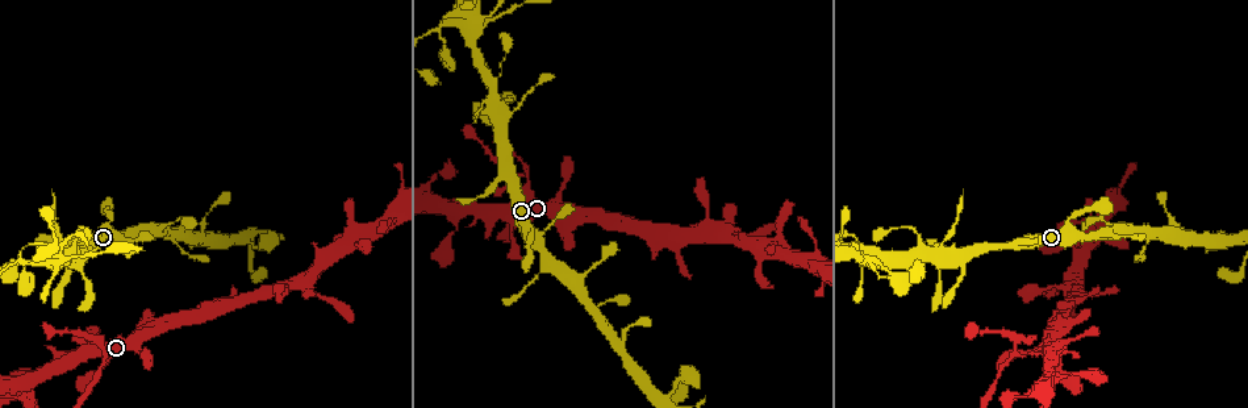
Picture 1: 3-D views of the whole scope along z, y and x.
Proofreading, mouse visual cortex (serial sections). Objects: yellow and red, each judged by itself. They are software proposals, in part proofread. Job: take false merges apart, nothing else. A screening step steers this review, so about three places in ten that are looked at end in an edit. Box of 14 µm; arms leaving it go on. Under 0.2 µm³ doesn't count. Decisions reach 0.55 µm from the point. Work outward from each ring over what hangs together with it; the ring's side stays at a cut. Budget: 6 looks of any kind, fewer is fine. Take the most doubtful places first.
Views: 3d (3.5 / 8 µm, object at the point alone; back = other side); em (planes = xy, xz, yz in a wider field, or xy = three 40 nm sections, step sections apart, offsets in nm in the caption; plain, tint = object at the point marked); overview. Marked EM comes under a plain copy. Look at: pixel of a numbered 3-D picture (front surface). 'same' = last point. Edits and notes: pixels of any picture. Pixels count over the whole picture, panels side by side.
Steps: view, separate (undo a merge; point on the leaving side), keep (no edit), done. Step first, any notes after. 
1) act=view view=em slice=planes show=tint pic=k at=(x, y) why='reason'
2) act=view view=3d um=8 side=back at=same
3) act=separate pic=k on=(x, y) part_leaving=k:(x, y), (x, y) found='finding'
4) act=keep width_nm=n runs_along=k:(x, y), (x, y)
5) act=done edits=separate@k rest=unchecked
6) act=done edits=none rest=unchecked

act=view view=3d um=8 pic=1 at=(1015, 353) why='three arms meet'

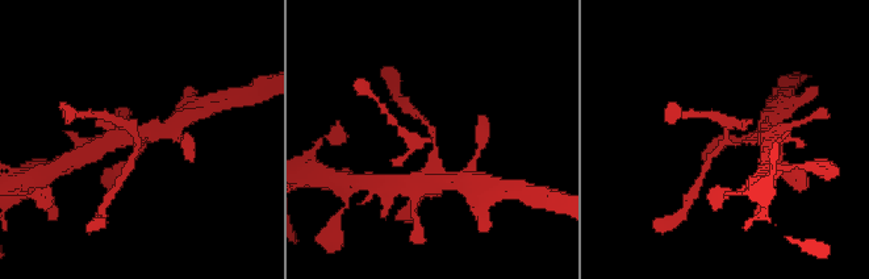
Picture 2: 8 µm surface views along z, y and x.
act=view view=3d um=3.5 side=back pic=2 at=(140, 142) why='closer look'

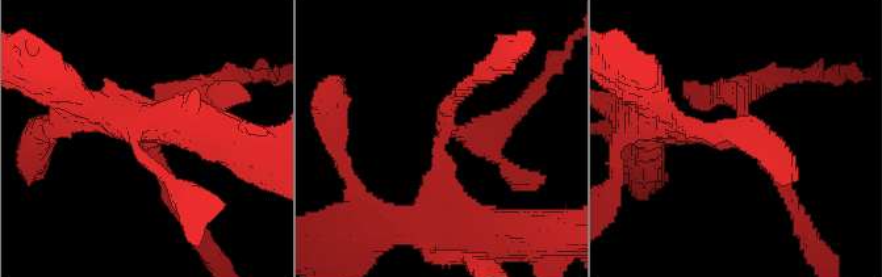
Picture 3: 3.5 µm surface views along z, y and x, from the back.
act=view view=em slice=planes show=tint pic=3 at=(440, 138)

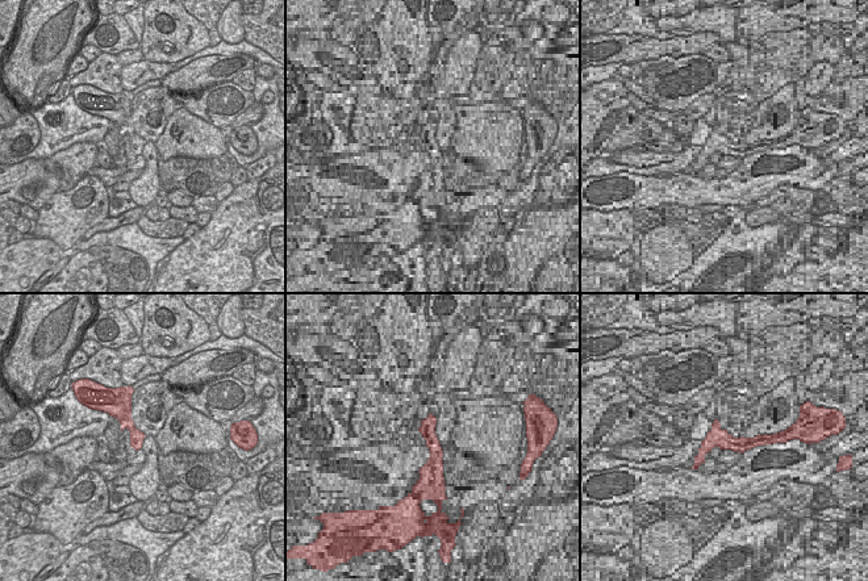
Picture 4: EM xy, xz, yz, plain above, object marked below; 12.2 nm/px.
act=keep arm_widths_nm=200,200,300 runs_along=3:(414, 223), (446, 129), (504, 120) found='continuous, no second cell'

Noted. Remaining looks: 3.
act=view view=3d um=3.5 pic=1 at=(442, 25) why='branch point'

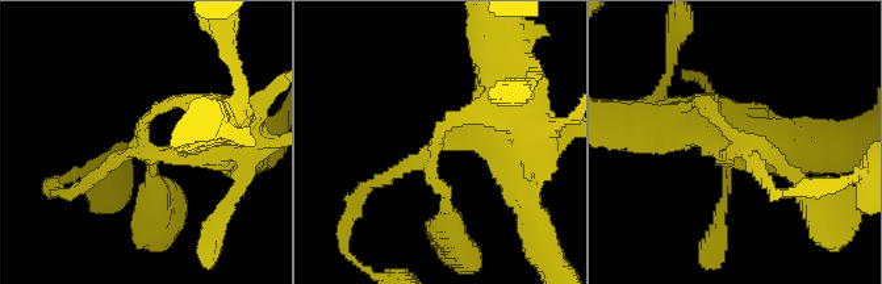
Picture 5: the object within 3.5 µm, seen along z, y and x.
act=view view=em slice=xy step=2 show=tint pic=5 at=(435, 147) why='need the tissue'

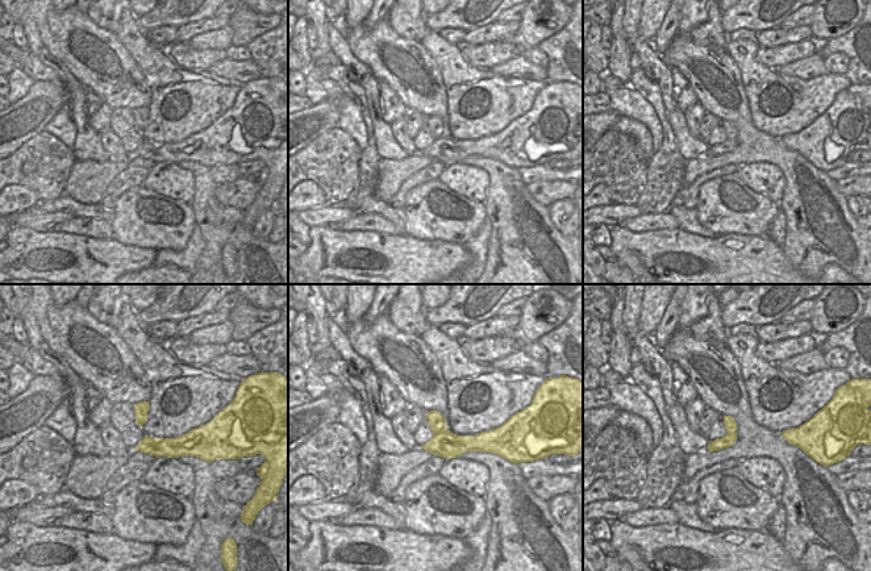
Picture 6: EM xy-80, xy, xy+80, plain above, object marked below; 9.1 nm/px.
act=keep runs_along=5:(521, 153), (435, 149), (444, 213) found='continuous, no second cell'

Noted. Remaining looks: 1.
act=done edits=none rest=unchecked

